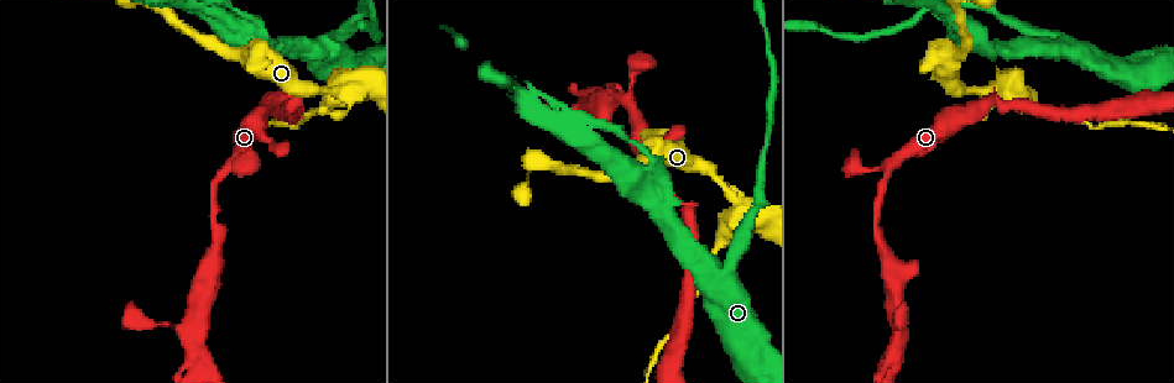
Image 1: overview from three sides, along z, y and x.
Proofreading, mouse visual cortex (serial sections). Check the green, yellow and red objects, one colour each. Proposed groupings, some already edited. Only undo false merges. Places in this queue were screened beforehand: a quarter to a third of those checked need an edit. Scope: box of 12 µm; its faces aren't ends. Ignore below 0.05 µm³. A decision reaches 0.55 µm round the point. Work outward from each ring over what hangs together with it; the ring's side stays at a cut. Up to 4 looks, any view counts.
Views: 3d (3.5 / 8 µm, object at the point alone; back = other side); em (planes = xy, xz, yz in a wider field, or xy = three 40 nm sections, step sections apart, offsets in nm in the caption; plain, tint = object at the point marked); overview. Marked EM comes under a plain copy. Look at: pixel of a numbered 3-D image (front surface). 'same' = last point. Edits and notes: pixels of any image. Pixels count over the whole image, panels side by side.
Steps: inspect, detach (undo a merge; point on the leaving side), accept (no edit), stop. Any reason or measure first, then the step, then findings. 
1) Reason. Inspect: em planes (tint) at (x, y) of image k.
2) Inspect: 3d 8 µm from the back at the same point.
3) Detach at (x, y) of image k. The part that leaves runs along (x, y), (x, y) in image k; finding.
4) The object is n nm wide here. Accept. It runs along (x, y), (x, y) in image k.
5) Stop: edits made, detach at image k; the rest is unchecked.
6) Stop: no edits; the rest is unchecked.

A narrow waist. Inspect: 3d 3.5 µm at (996, 97) of image 1.

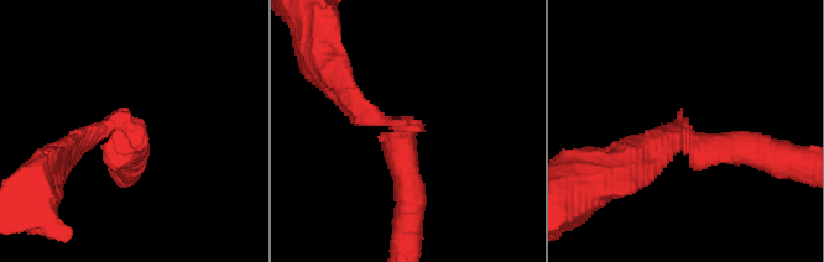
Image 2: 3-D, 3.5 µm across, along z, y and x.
The arms are 250, 350 nm wide. Inspect: em xy step 2 (tint) at (394, 120) of image 2.

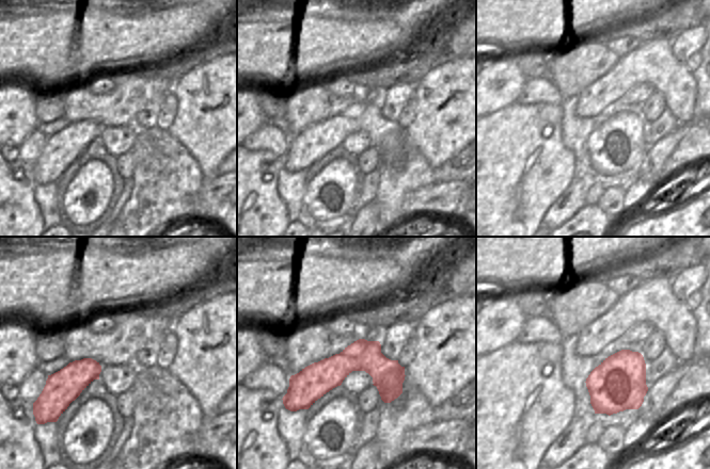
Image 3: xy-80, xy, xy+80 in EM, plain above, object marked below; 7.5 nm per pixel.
Detach at (403, 181) of image 2. The part that leaves runs along (403, 137), (407, 245) in image 2; two cells meet here.

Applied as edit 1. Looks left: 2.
Inspect: overview.

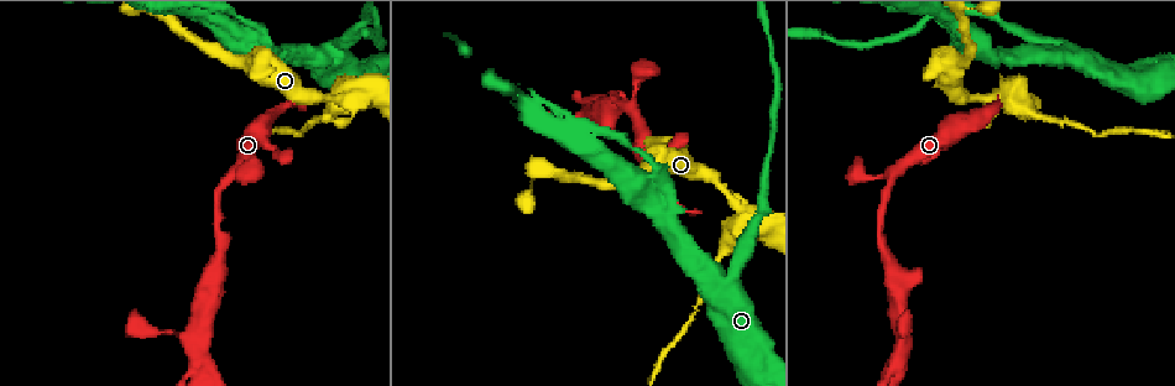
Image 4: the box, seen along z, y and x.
Narrows sharply. Inspect: 3d 3.5 µm at (1073, 47) of image 4.

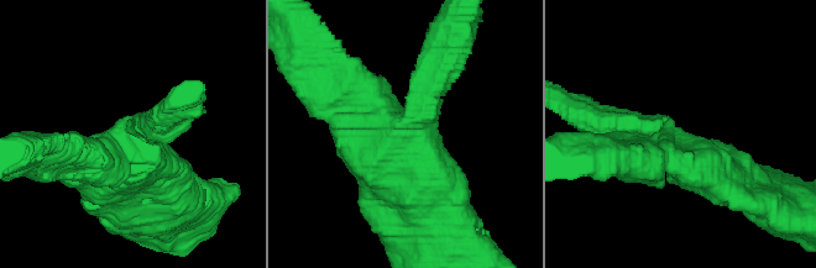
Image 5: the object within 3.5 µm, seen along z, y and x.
Detach at (418, 75) of image 5. The part that leaves runs along (416, 119), (454, 31) in image 5; two cells meet here.

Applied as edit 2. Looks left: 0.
Stop: edits made, detach at image 2, detach at image 5; the rest is unchecked.

